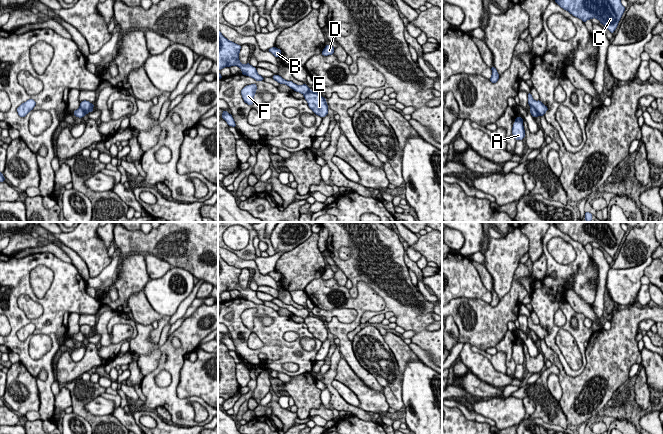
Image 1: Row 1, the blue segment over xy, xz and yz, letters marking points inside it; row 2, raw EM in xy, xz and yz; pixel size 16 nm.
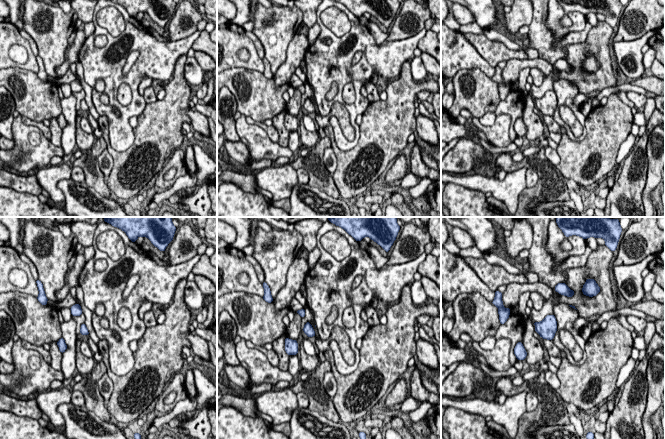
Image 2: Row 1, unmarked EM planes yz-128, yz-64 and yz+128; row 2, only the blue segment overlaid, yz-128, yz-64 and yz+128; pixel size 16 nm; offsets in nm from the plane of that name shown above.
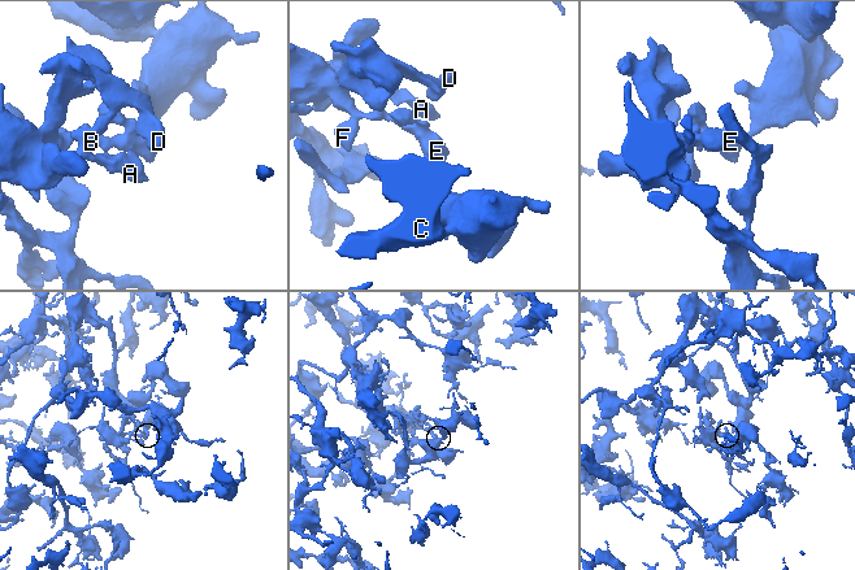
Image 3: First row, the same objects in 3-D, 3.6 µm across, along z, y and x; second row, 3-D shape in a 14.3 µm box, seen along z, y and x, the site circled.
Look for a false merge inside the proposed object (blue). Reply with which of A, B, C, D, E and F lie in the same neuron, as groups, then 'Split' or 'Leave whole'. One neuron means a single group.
Groups: A B D F / C E. Split

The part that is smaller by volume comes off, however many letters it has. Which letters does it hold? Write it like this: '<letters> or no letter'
A, B, D, F

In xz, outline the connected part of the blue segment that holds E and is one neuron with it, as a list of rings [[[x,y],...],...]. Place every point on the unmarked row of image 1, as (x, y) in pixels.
[[[310,314],[304,319],[309,332],[318,340],[324,342],[328,338],[328,329],[326,323],[319,317]]]

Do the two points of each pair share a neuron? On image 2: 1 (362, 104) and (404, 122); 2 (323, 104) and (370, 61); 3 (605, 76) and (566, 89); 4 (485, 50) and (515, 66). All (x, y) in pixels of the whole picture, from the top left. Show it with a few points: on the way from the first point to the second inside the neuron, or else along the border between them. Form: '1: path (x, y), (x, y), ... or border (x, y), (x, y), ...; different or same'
1: border (370, 102), (361, 114); different
2: path (322, 88), (337, 71), (354, 71); same
3: border (576, 86), (579, 91); different
4: border (527, 58), (512, 58), (507, 61); different

